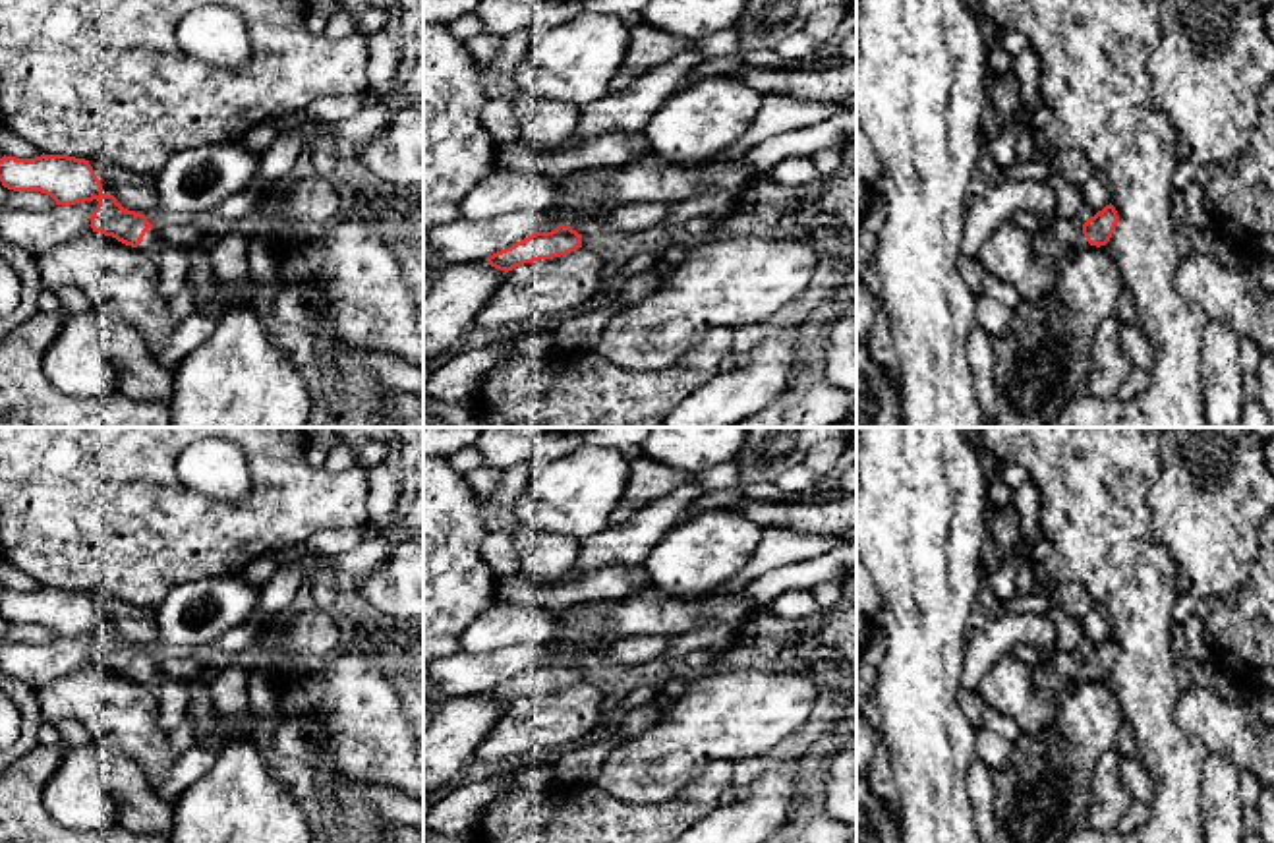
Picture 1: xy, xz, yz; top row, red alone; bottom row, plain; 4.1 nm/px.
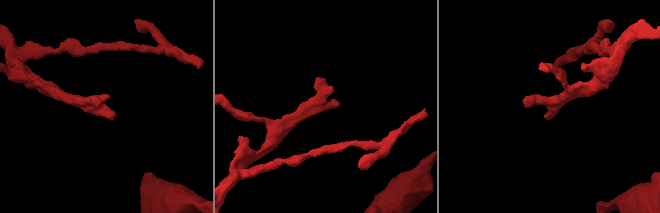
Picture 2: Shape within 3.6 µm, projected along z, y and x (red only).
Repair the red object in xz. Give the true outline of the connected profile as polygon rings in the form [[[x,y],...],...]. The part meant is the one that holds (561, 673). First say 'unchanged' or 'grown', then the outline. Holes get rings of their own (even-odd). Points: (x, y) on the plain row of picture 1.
unchanged; [[[561,655],[555,663],[536,665],[510,681],[489,688],[485,694],[487,698],[508,706],[524,696],[561,690],[578,681],[582,681],[582,667]]]

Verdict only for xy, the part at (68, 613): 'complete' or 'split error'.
split error

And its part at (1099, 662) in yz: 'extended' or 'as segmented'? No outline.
extended

